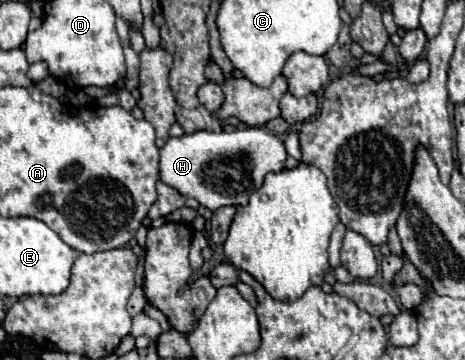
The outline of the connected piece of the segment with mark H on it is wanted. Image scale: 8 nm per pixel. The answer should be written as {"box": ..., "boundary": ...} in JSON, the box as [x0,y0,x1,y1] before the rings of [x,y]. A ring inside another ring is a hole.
{"box":[160,127,288,211],"boundary":[[[264,127],[236,129],[232,133],[196,131],[192,135],[168,139],[168,143],[160,149],[160,181],[168,183],[170,187],[180,191],[184,197],[194,197],[196,201],[200,201],[200,205],[208,207],[210,211],[216,211],[218,207],[224,207],[224,205],[246,205],[248,191],[242,191],[242,193],[216,191],[212,185],[204,183],[206,167],[212,167],[214,161],[222,161],[222,159],[242,159],[248,165],[248,173],[250,173],[254,189],[258,189],[263,184],[268,171],[284,169],[286,157],[288,157],[288,153],[284,149],[284,143],[278,139],[278,135],[272,135]]]}

